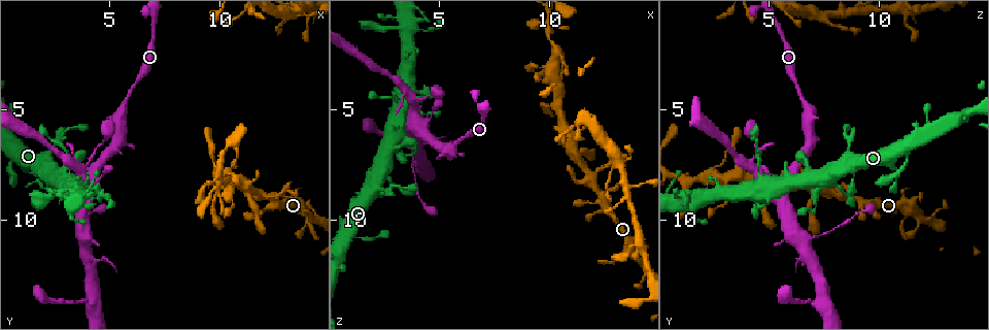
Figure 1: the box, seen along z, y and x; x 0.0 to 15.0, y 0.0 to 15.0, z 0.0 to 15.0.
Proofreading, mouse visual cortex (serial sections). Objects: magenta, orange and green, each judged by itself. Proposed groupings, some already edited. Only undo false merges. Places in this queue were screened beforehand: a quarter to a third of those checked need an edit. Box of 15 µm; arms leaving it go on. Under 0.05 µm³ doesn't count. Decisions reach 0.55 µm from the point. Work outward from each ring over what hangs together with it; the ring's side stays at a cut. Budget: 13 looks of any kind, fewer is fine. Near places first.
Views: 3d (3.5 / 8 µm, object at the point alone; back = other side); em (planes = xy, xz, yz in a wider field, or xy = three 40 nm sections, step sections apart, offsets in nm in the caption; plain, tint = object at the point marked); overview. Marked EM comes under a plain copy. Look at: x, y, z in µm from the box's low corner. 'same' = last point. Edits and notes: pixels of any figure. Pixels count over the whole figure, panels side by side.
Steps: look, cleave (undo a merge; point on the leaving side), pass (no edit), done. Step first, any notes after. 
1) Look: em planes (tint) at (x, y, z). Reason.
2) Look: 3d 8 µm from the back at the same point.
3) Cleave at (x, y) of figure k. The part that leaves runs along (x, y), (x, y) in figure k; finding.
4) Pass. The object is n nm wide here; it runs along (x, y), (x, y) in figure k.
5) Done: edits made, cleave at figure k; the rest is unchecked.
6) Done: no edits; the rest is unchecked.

Look: 3d 3.5 µm at (3.2, 8.2, 4.7).

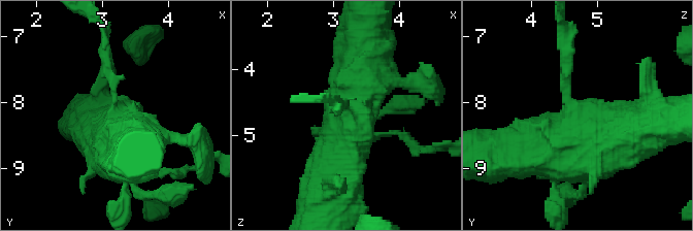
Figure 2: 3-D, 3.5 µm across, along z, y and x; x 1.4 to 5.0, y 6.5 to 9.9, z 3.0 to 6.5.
Look: em xy step 5 (tint) at (3.30, 8.30, 4.80).

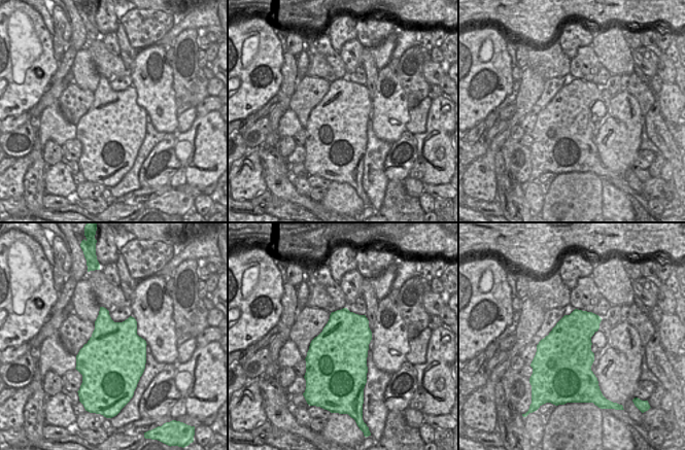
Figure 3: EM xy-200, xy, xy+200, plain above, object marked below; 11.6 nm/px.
Look: em planes (tint) at the same point. Cut it another way.

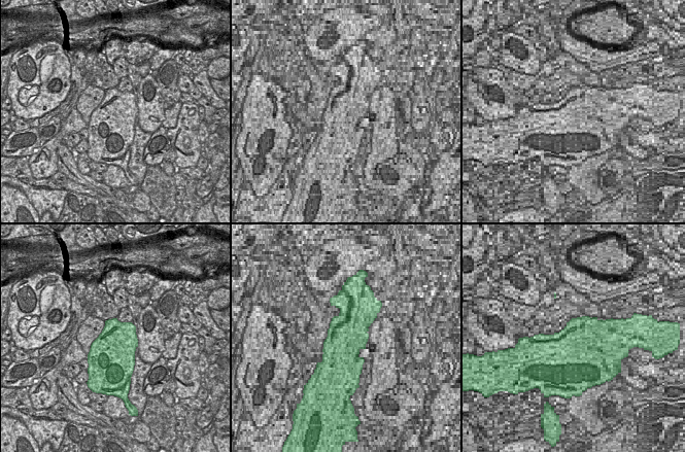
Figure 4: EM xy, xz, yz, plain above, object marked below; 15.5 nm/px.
Pass. It runs along (327, 184), (364, 75), (364, 62) in figure 2; continuous, no second cell.

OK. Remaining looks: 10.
Look: 3d 3.5 µm at (2.0, 8.6, 8.8). A narrow waist.

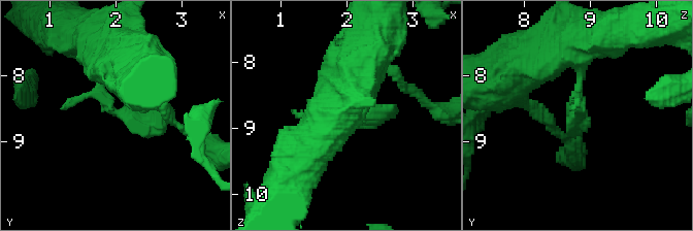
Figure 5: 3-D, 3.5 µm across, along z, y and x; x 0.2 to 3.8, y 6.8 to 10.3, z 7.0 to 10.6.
Look: em planes (tint) at (2.05, 8.60, 8.90).

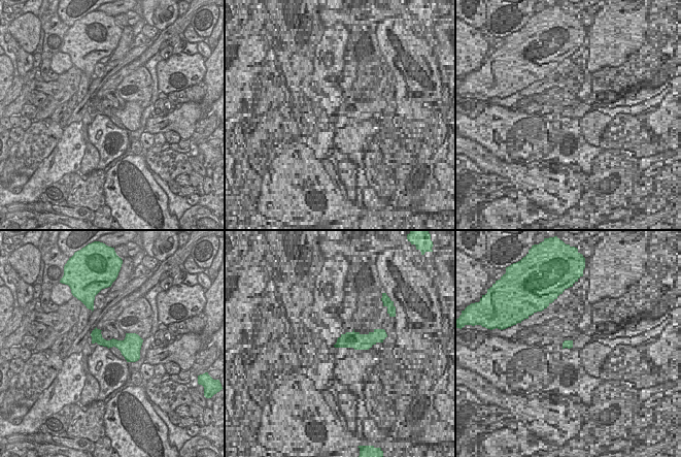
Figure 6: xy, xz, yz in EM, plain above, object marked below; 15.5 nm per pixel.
Look: em xy step 2 (tint) at the same point. Cut it another way.

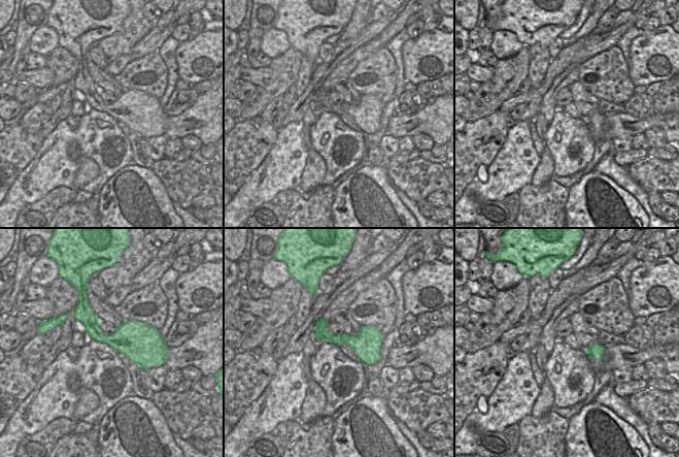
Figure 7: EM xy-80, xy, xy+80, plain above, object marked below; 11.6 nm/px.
Pass. It runs along (96, 53), (111, 109), (168, 120) in figure 5; all the same cell.

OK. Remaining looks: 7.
Look: 3d 8 µm at (12.0, 8.8, 8.5). Four arms meet.

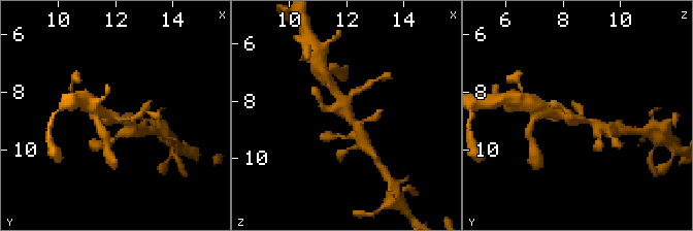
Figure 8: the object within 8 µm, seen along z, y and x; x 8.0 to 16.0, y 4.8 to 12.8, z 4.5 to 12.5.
Look: 3d 3.5 µm at (12.1, 8.9, 8.4).

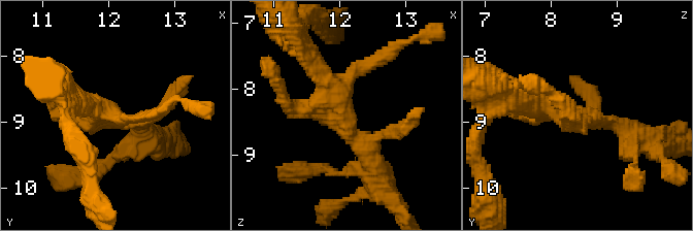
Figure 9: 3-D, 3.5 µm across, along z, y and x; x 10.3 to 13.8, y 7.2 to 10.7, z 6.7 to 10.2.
Look: em xy step 3 (tint) at (12.05, 8.90, 8.45). Need the tissue.

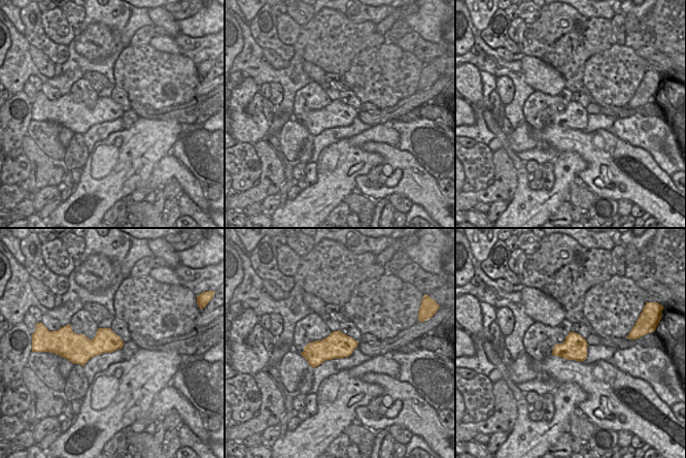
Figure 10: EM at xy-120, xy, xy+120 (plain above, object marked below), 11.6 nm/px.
Pass. The object is 320 nm wide here; it runs along (375, 169), (312, 61) in figure 9; continuous, no second cell.

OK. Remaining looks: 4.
Look: 3d 3.5 µm at (9.5, 8.4, 3.0). Narrows sharply.

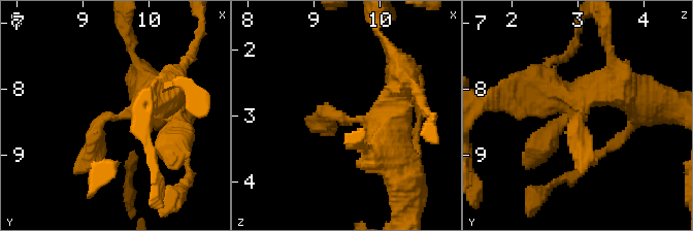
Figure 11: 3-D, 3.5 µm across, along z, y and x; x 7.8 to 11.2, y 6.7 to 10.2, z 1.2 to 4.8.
Look: em xy step 3 (tint) at (9.60, 8.40, 3.10).

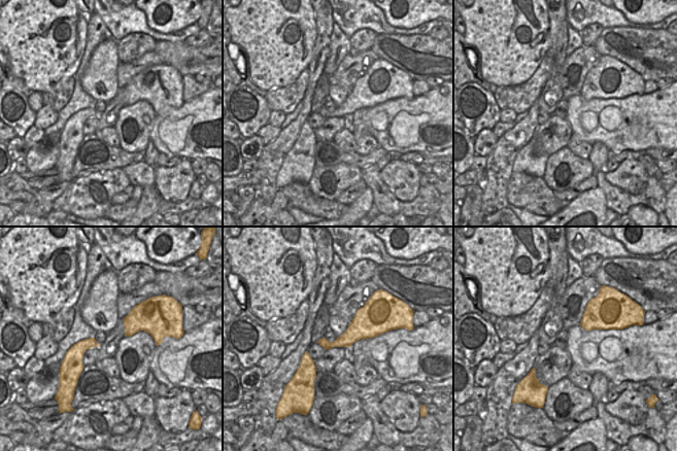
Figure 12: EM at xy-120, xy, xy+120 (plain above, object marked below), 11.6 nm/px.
Pass. One cell here.

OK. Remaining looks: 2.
Look: 3d 3.5 µm at (9.8, 8.3, 1.4). Abrupt turn.

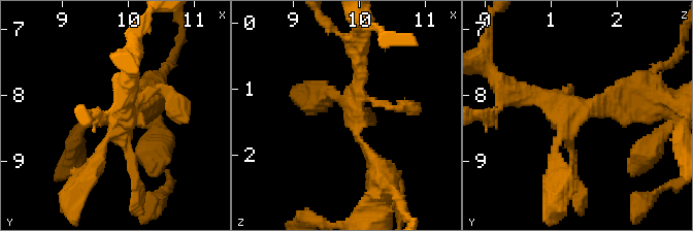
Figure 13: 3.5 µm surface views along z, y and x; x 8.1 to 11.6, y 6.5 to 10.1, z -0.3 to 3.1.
Look: em xy step 5 (tint) at (9.85, 8.35, 1.35).

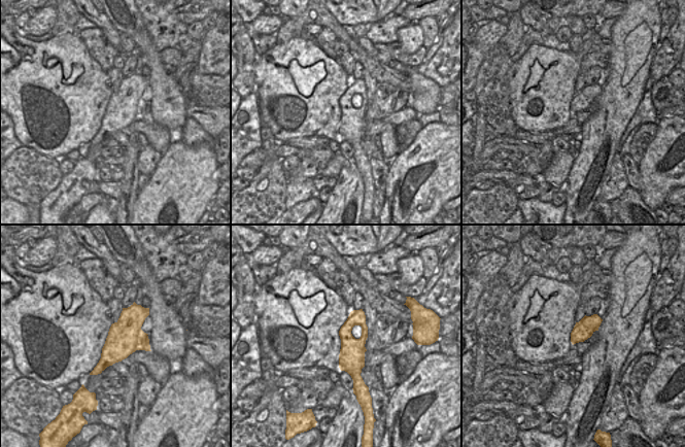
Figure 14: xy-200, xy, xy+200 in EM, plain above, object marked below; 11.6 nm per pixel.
Pass. It runs along (360, 312), (347, 327), (356, 383) in figure 14; one cell here.

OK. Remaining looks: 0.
Done: no edits; the rest is unchecked.

